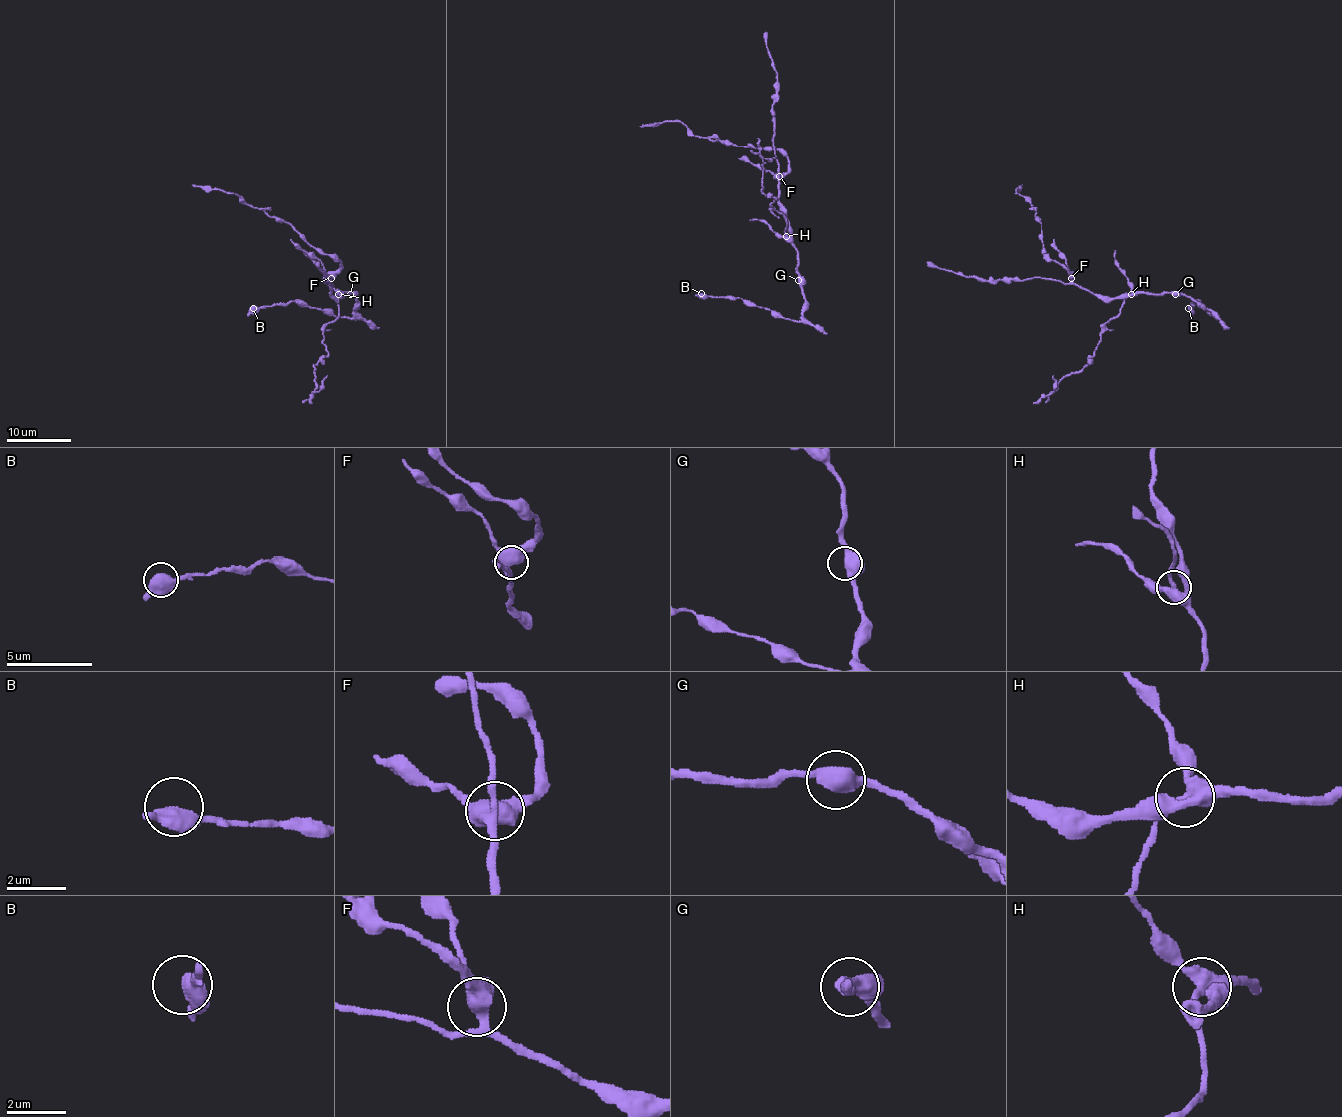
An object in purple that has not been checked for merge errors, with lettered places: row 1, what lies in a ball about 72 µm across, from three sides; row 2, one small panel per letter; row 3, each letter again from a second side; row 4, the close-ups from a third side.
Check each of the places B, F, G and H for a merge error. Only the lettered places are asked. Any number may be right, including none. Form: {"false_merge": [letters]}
{"false_merge": ["H"]}

